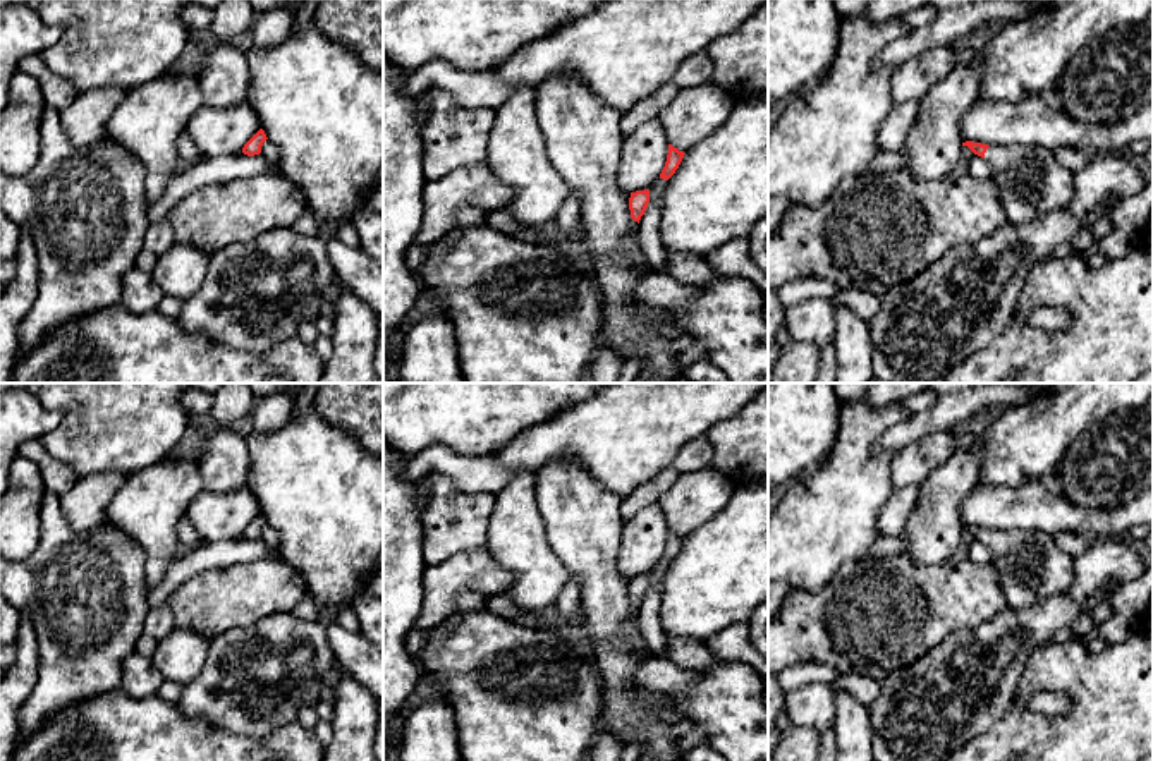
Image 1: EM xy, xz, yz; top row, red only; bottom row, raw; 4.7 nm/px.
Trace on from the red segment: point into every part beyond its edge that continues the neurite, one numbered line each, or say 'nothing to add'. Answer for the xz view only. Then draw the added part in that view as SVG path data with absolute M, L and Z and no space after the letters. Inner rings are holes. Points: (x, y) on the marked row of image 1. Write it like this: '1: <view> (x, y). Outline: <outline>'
1: xz (634, 246). Outline: M634 222L634 239L627 244L627 247L632 253L634 259L638 261L639 268L650 273L651 268L646 259L644 249L641 247L641 244L636 239L636 228L638 228L638 222Z

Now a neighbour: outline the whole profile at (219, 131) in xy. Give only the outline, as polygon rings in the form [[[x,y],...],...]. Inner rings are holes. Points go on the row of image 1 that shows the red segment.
[[[249,103],[230,107],[203,105],[187,124],[187,136],[206,158],[242,153],[259,131],[258,115]]]

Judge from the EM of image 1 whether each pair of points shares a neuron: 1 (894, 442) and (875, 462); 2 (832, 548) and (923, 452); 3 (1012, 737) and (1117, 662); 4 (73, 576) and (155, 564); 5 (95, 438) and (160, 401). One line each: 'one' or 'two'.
1: two
2: two
3: one
4: two
5: one

